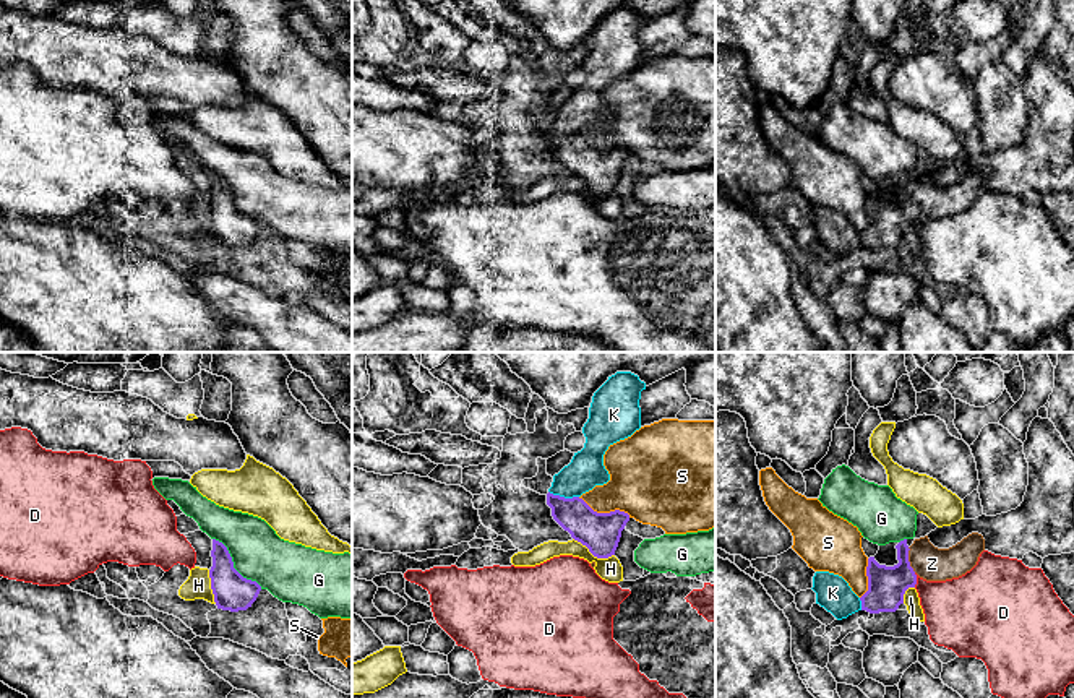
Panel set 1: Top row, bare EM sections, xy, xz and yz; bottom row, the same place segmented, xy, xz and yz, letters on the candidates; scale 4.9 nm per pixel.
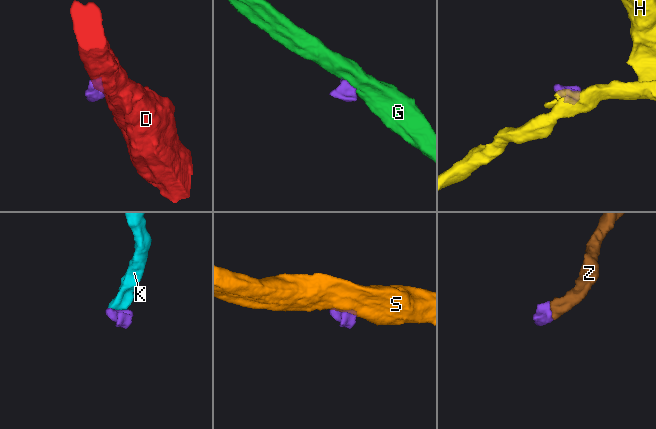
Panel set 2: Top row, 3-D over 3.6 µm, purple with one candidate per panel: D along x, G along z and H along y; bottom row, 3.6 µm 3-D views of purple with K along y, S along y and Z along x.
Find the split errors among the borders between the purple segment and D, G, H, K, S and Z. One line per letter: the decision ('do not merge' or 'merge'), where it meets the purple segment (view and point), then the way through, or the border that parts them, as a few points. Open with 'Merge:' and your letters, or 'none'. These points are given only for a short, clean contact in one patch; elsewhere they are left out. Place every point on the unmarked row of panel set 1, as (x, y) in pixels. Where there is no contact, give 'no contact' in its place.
Merge: K, Z
D: do not merge; meets purple in yz at (915, 216); border along yz (914, 210), (915, 223)
G: do not merge; meets purple in xy at (232, 202); border along xy (213, 174), (226, 184), (232, 202), (262, 224)
H: do not merge; meets purple in xz at (594, 192); border along xz (573, 174), (597, 193), (614, 192)
K: merge; meets purple in xz at (563, 133); runs through xz (599, 169), (563, 133), (586, 106)
S: do not merge; meets purple in xz at (604, 150); border along xz (578, 133), (597, 148), (623, 146), (630, 153)
Z: merge; meets purple in yz at (907, 197); runs through yz (886, 221), (907, 197), (927, 197), (932, 200)

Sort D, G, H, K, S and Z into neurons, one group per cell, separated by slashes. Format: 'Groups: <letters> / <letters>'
Groups: D / G / H / K Z / S

